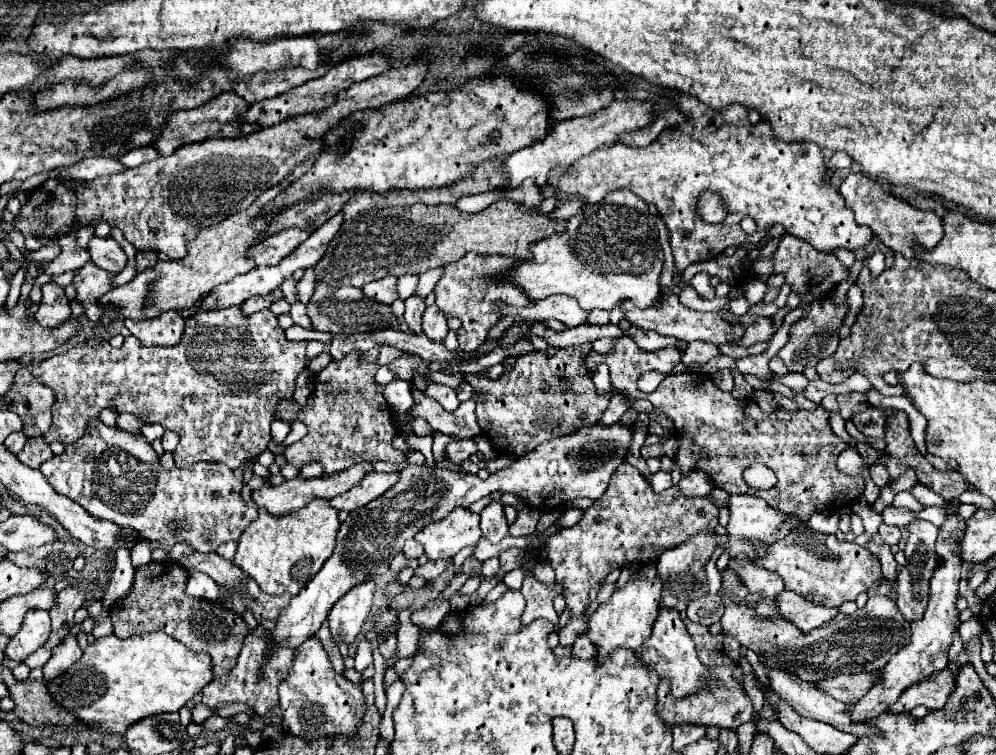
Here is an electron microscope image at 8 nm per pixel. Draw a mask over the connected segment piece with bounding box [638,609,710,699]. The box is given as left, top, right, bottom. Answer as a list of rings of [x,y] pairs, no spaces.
[[[660,609],[660,615],[652,627],[652,635],[646,641],[646,647],[642,647],[642,651],[638,651],[638,659],[642,661],[642,665],[646,665],[648,669],[656,671],[658,677],[664,681],[670,681],[670,695],[674,699],[684,699],[690,695],[698,695],[704,687],[710,685],[710,669],[698,659],[694,641],[690,639],[684,621],[680,619],[678,611],[672,609]]]

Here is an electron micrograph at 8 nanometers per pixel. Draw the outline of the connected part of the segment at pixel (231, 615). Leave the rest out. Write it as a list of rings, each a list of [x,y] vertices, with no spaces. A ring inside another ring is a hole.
[[[150,561],[136,567],[130,591],[110,609],[114,633],[120,639],[128,639],[130,635],[162,631],[192,651],[208,653],[212,657],[212,673],[214,677],[220,677],[236,665],[242,641],[250,629],[240,615],[222,607],[220,603],[186,595],[186,583],[188,573],[178,562]]]

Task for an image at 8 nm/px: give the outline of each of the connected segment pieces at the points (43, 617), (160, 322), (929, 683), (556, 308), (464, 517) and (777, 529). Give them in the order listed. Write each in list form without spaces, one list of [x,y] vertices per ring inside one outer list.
[[[32,609],[26,613],[20,631],[10,639],[4,653],[12,661],[22,663],[30,653],[34,653],[38,647],[46,643],[48,635],[50,635],[50,613]]]
[[[166,311],[154,319],[146,321],[124,321],[130,333],[140,339],[142,345],[176,345],[184,333],[184,317],[178,311]]]
[[[950,669],[936,671],[930,677],[910,685],[908,689],[904,689],[900,699],[894,705],[890,705],[890,711],[892,713],[906,713],[906,711],[914,709],[916,705],[924,705],[932,711],[942,709],[952,689],[954,689],[952,671]]]
[[[552,295],[544,301],[526,305],[526,307],[514,307],[508,303],[494,303],[502,317],[520,317],[522,321],[534,319],[534,321],[546,321],[546,319],[558,319],[566,327],[576,327],[586,323],[586,311],[578,307],[576,299],[570,299],[566,295]]]
[[[454,509],[446,519],[430,523],[414,539],[424,547],[428,559],[454,557],[462,547],[476,545],[480,531],[480,517],[468,509]]]
[[[730,495],[728,497],[730,519],[726,523],[728,535],[766,541],[782,539],[796,521],[790,521],[790,515],[774,511],[764,499],[754,495]]]

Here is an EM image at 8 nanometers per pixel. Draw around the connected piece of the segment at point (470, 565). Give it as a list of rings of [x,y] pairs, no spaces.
[[[468,557],[464,561],[464,565],[460,567],[460,573],[468,575],[468,577],[480,577],[480,569],[482,569],[482,561],[478,561],[474,557]]]

